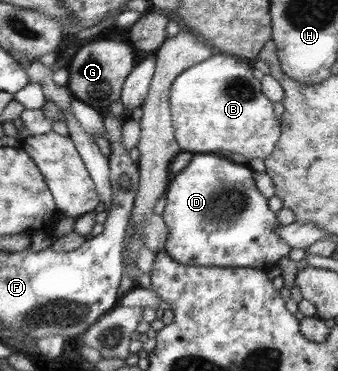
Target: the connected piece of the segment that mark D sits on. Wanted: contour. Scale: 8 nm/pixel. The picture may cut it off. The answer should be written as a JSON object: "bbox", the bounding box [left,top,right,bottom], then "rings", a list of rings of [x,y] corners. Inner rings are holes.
{"bbox":[161,153,290,270],"rings":[[[208,153],[194,155],[188,165],[174,175],[164,197],[166,203],[161,218],[168,230],[165,252],[182,265],[268,270],[276,267],[275,263],[290,251],[290,246],[276,234],[280,222],[269,208],[267,198],[257,189],[253,173],[242,164],[232,163],[231,159],[220,159]]]}

